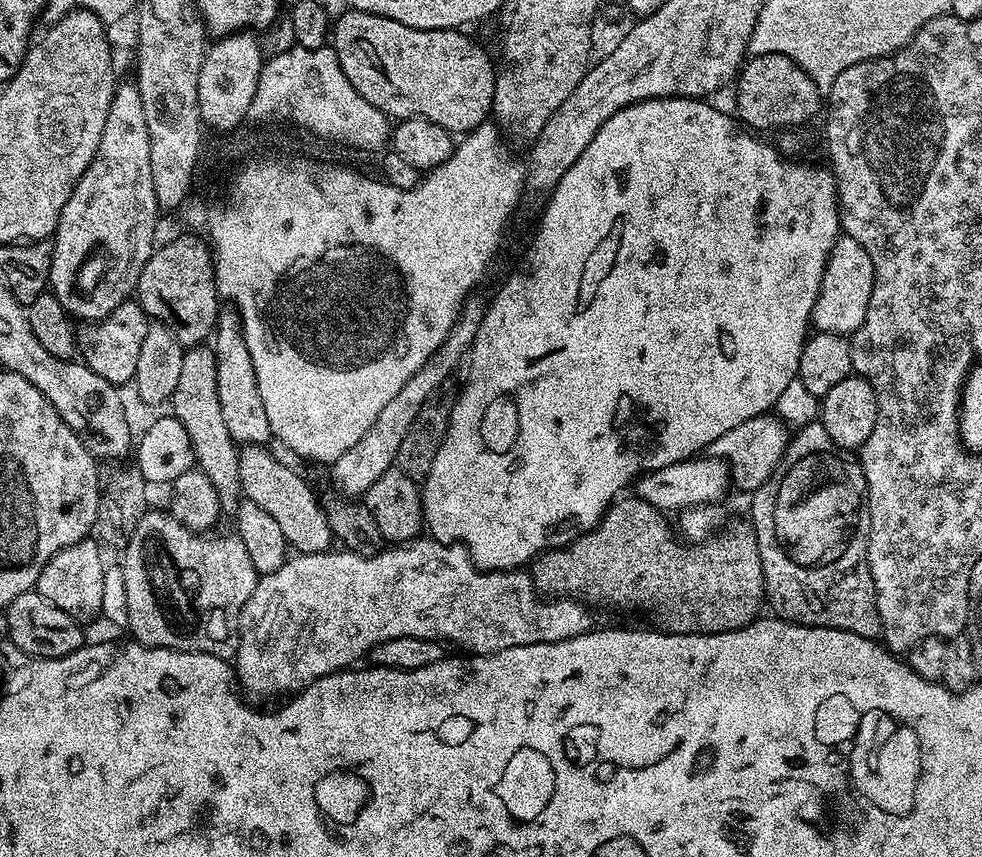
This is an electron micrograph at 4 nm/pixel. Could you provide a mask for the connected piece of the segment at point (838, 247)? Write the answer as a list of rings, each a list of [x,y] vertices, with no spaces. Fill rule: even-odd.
[[[841,234],[824,267],[820,293],[812,310],[811,327],[816,332],[829,332],[842,337],[857,332],[866,318],[873,290],[874,266],[870,262],[870,254],[866,254],[866,250],[862,250],[862,246],[854,238]]]

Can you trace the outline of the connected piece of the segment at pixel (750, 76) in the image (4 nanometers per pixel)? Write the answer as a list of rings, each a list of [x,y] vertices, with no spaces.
[[[786,54],[752,56],[741,67],[734,81],[735,88],[735,115],[741,125],[752,130],[792,130],[800,126],[796,124],[804,124],[822,112],[822,93],[814,78],[810,78],[810,74],[806,74],[806,70],[798,66],[798,62],[786,58]]]

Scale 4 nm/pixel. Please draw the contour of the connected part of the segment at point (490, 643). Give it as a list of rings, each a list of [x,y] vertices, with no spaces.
[[[417,538],[406,544],[385,547],[373,556],[359,556],[347,550],[329,550],[327,552],[305,552],[303,554],[289,555],[288,560],[274,570],[274,574],[266,574],[257,579],[254,594],[242,606],[240,611],[240,641],[236,647],[234,657],[234,671],[239,684],[249,697],[252,696],[280,696],[287,697],[302,691],[306,686],[313,684],[318,678],[329,676],[335,672],[351,669],[353,665],[369,655],[374,646],[386,642],[390,638],[422,638],[423,640],[439,640],[445,645],[457,644],[468,654],[489,656],[502,650],[510,650],[510,646],[530,646],[542,642],[562,642],[566,638],[578,638],[578,634],[593,631],[592,616],[587,607],[579,600],[567,598],[548,598],[541,596],[532,584],[531,575],[524,570],[511,572],[485,572],[483,568],[476,567],[468,552],[462,544],[443,544],[431,538]]]

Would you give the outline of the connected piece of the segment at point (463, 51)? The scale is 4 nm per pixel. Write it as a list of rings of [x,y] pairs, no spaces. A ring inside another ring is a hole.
[[[373,12],[345,13],[337,20],[335,17],[330,46],[342,66],[342,74],[350,78],[350,86],[370,106],[397,121],[421,116],[453,134],[473,132],[489,119],[498,68],[487,50],[463,36],[463,31],[418,30]]]

